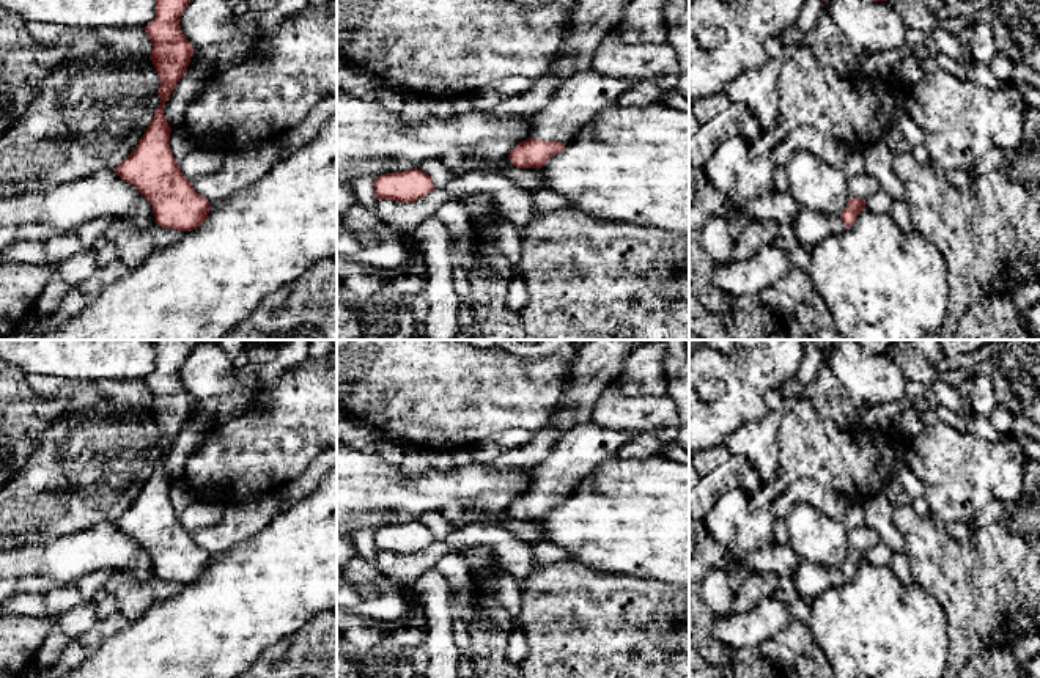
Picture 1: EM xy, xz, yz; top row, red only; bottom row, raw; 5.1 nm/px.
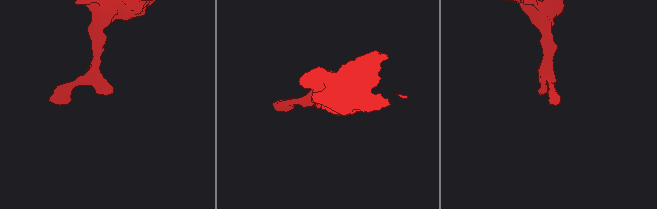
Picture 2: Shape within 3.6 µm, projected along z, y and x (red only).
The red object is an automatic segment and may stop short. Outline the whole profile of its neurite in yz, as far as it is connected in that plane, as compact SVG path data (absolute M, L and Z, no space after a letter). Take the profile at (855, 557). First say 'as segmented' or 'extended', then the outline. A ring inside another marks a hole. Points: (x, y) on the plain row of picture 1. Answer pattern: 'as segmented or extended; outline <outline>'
extended; outline M850 551L840 568L826 568L799 560L798 568L791 573L790 579L793 580L799 598L810 601L824 590L853 579L864 560L865 555L859 551Z

